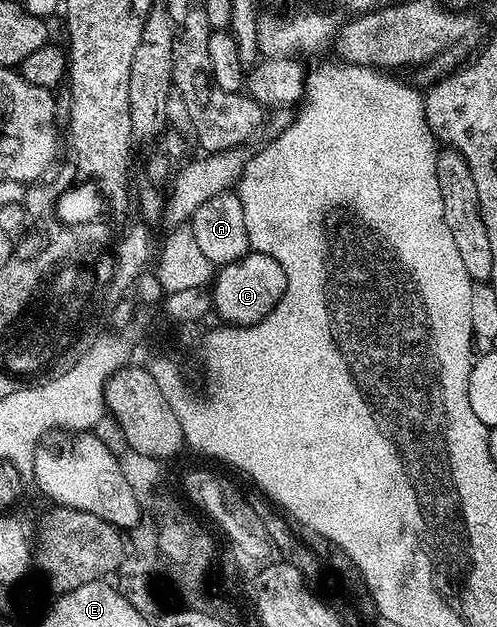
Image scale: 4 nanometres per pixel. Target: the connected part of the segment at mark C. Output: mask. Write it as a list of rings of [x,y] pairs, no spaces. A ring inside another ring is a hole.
[[[250,252],[215,271],[210,282],[215,317],[220,317],[219,321],[229,326],[252,326],[280,303],[285,288],[286,272],[282,272],[282,264],[262,252]]]

